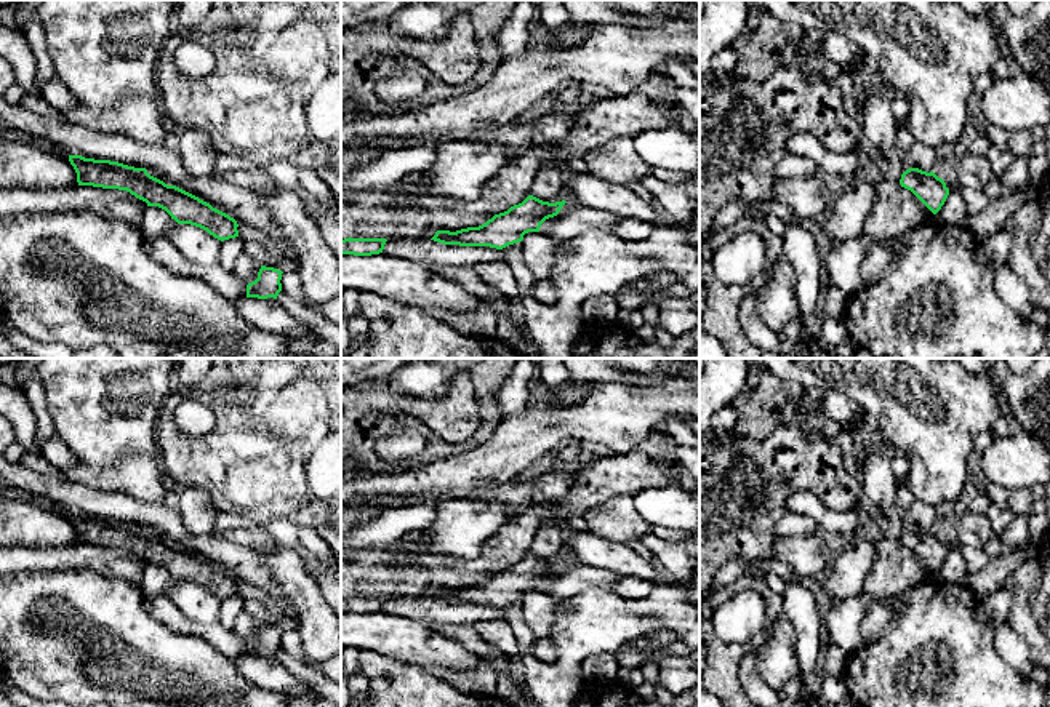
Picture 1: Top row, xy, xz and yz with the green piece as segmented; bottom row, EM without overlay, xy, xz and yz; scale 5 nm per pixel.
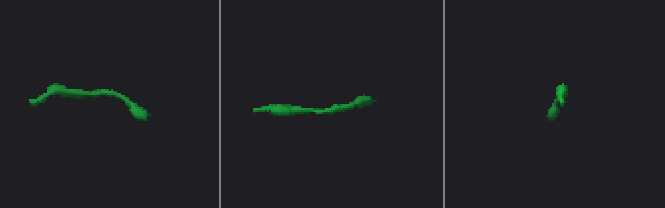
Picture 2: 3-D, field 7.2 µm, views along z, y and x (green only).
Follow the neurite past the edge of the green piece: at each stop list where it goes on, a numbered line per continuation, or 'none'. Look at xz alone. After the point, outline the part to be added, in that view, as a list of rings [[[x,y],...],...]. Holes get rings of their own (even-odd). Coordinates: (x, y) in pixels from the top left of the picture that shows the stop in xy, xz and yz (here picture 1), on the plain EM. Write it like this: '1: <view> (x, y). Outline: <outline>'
none

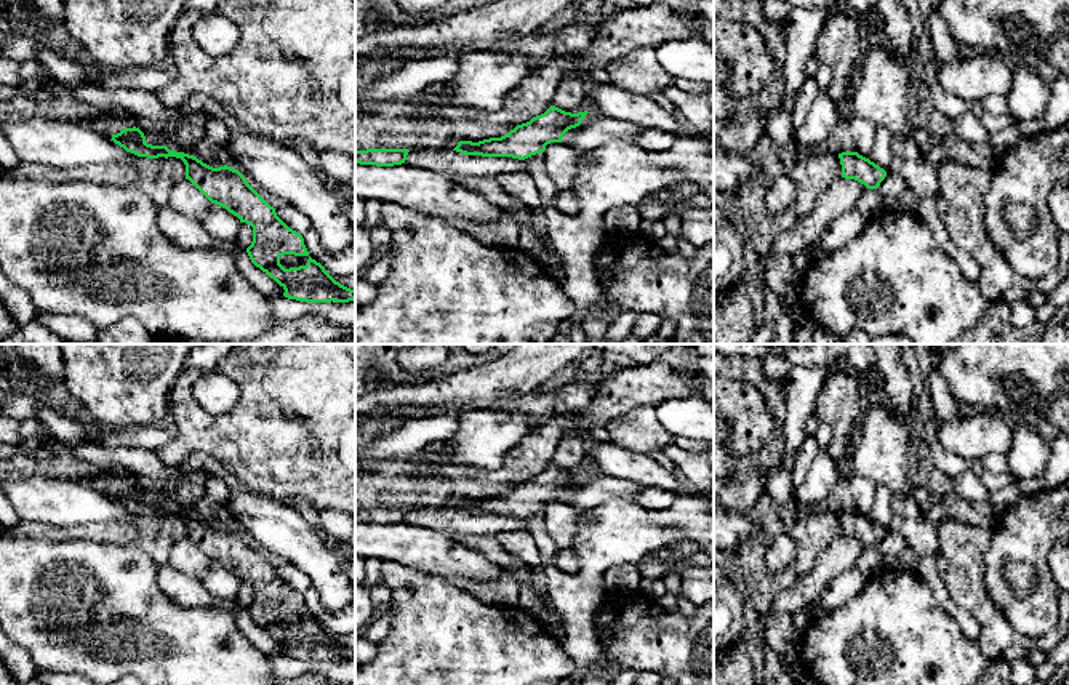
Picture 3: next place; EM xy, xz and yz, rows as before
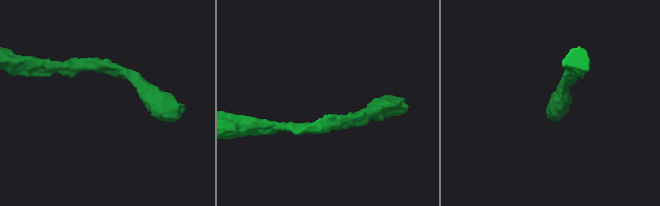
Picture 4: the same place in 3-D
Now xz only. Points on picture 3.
none

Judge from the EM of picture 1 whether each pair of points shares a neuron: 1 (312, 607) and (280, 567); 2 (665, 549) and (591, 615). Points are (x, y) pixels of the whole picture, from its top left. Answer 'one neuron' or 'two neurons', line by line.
1: one neuron
2: two neurons

